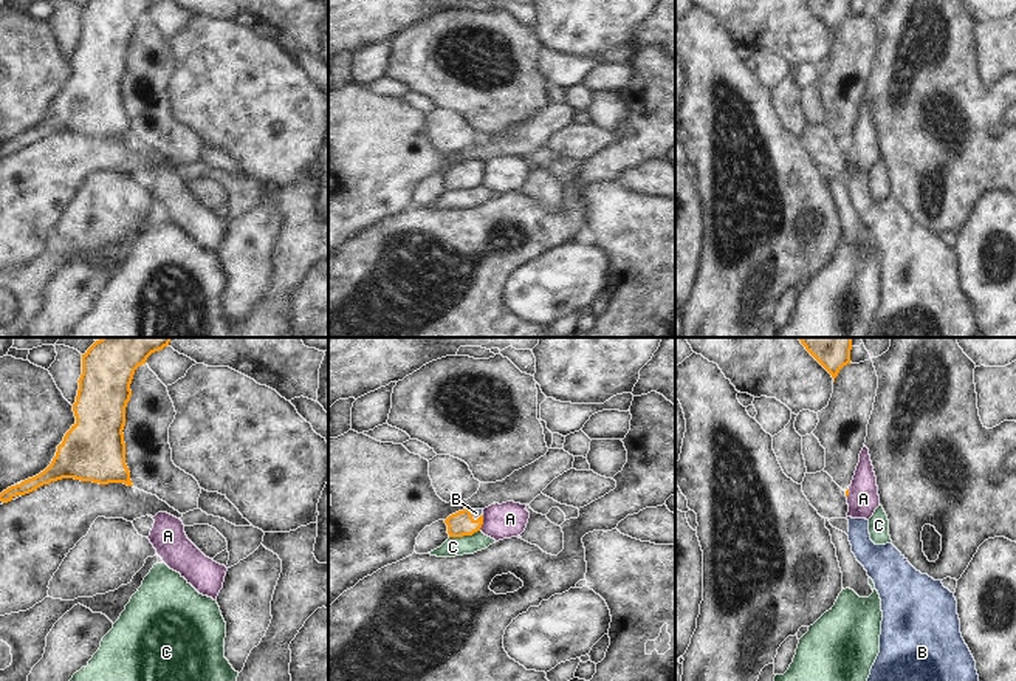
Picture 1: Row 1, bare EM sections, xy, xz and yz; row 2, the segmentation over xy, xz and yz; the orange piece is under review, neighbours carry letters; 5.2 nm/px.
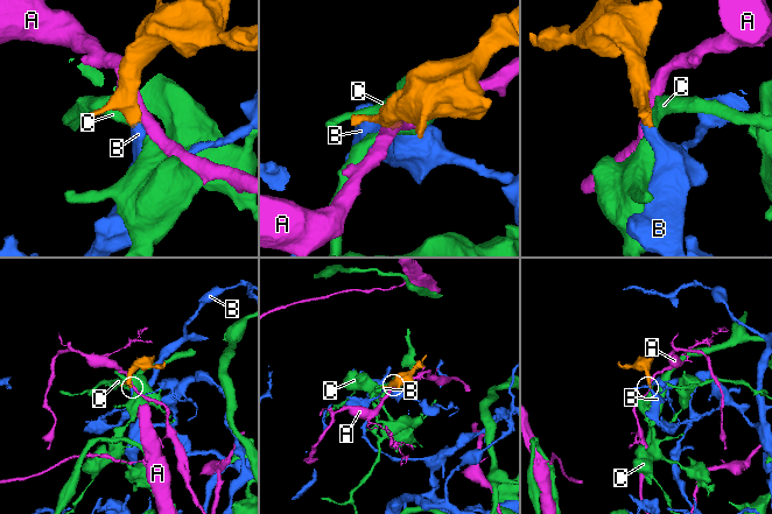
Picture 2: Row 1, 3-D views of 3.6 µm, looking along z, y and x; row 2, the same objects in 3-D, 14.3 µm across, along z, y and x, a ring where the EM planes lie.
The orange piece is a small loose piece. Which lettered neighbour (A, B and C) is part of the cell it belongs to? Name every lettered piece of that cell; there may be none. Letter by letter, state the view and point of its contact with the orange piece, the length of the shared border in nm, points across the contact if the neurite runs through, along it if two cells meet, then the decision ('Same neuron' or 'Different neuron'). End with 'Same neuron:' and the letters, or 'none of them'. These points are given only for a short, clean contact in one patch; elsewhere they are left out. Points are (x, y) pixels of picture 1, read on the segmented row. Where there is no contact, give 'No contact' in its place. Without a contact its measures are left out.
A: Touches orange at xz (482, 523). Shared border 80 nm. Different neuron
B: Touches orange at xz (473, 519). Shared border 80 nm. Path across: xz (460, 523), (473, 519), (476, 513). Same neuron
C: Touches orange at xz (463, 534). Shared border 170 nm. Different neuron
Same neuron: B

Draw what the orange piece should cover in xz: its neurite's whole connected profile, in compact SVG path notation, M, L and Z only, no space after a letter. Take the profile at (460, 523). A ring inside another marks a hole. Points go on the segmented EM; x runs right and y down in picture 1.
M466 508L449 515L444 523L448 525L449 537L472 536L483 525L483 509Z

